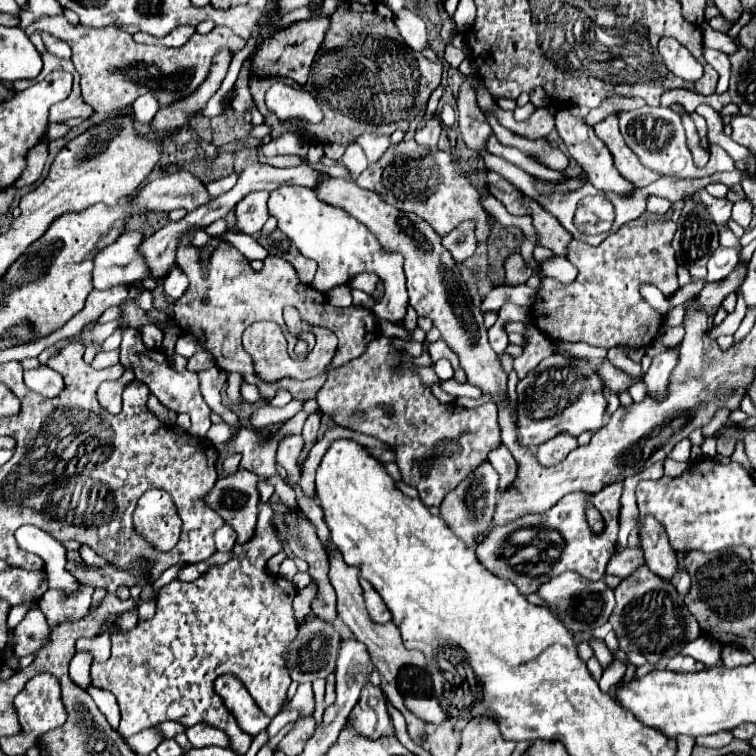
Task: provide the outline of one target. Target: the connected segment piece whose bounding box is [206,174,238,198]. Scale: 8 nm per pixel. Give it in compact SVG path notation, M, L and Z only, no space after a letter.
M230 174L230 176L226 176L226 178L222 178L222 180L216 180L216 182L208 182L206 184L206 190L208 190L208 194L210 194L210 198L218 198L220 194L224 194L224 192L228 192L234 184L236 184L236 174Z

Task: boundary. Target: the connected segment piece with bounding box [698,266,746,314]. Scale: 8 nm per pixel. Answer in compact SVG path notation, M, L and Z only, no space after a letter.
M738 266L726 280L716 282L716 284L704 284L704 288L700 290L698 298L702 302L702 306L706 306L706 312L712 314L714 308L720 306L720 302L734 290L738 290L738 286L742 284L742 278L746 278L746 268Z

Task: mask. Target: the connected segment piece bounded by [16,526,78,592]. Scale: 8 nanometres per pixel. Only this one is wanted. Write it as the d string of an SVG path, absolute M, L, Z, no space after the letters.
M22 526L16 532L18 544L26 552L38 554L48 570L48 582L52 588L64 588L68 592L78 590L78 582L66 572L66 550L50 534L36 526Z

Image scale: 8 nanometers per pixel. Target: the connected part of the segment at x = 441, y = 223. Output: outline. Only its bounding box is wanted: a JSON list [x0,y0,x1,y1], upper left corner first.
[356,138,488,242]

